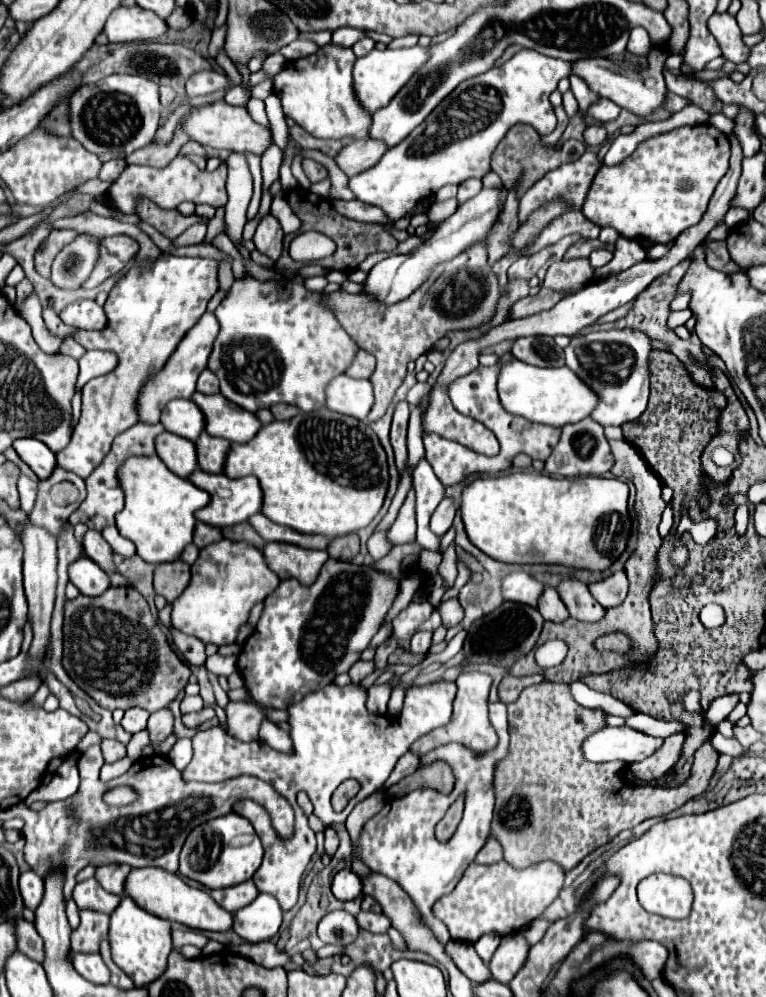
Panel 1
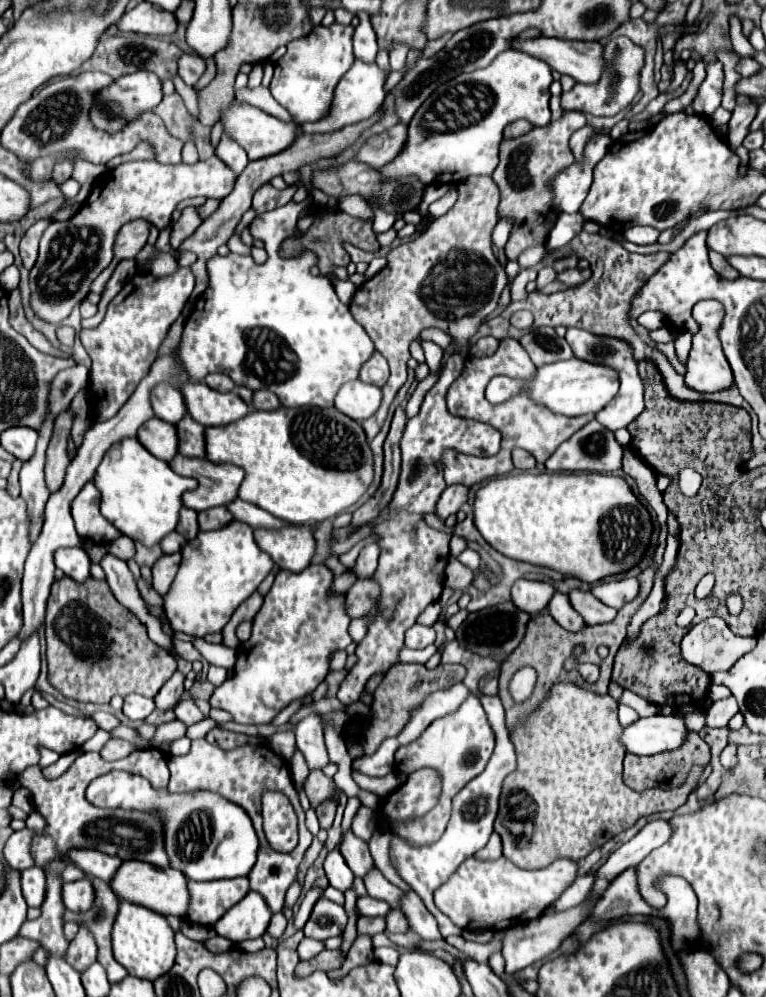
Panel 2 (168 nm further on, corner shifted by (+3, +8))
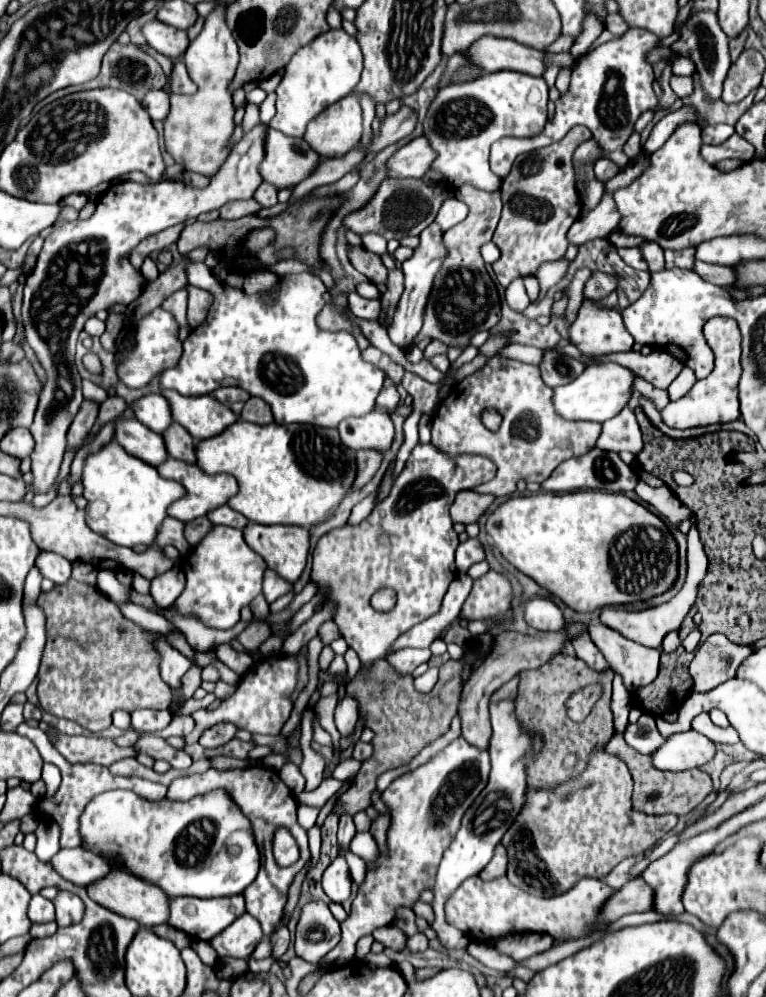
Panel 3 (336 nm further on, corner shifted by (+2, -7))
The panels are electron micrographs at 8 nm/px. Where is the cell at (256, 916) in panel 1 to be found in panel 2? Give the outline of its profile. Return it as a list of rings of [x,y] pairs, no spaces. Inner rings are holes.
[[[249,892],[235,908],[231,908],[213,928],[219,936],[239,944],[247,938],[261,938],[269,926],[271,910],[263,896]]]

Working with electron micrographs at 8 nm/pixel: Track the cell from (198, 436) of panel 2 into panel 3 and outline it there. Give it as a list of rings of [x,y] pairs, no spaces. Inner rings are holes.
[[[172,423],[172,427],[168,427],[168,431],[162,433],[162,437],[170,457],[186,463],[196,463],[196,441],[182,425]]]

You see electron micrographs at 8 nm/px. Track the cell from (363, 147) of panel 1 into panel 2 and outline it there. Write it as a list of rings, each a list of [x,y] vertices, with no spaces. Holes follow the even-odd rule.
[[[395,124],[381,134],[371,136],[355,154],[355,162],[363,162],[371,168],[379,168],[387,162],[391,162],[399,150],[403,148],[407,138],[407,126],[405,124]]]

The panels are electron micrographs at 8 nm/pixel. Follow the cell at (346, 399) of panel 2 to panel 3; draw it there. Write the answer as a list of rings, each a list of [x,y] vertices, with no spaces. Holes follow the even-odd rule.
[[[374,409],[364,417],[348,417],[338,425],[342,443],[350,451],[374,449],[386,453],[394,441],[394,425],[388,413]]]

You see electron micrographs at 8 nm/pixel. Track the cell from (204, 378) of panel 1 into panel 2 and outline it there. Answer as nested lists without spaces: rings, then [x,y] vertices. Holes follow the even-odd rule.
[[[213,372],[213,374],[205,376],[203,382],[205,382],[209,388],[219,390],[219,392],[231,392],[231,390],[235,388],[235,384],[231,382],[231,378],[225,376],[225,374],[221,374],[221,372]]]

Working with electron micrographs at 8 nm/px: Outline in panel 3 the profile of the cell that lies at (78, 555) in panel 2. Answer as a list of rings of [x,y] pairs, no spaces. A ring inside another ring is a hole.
[[[40,551],[34,563],[40,571],[42,577],[50,579],[52,583],[66,583],[70,579],[72,573],[72,565],[68,559],[64,559],[58,553],[48,553],[48,551]]]

